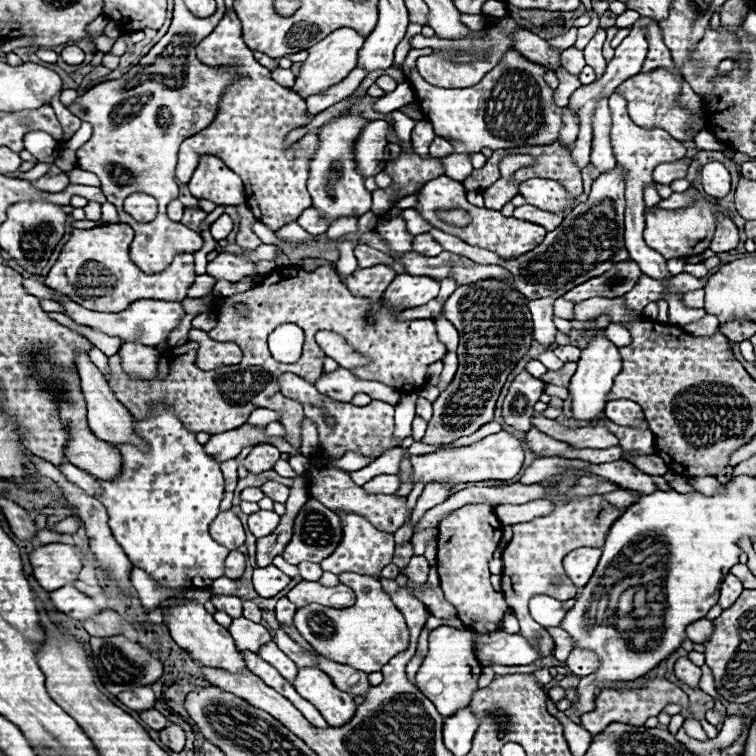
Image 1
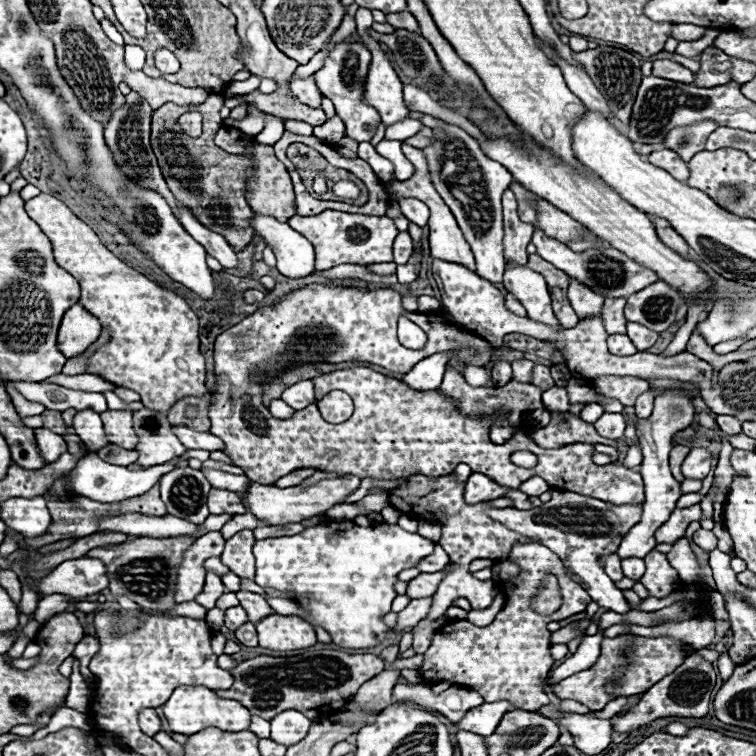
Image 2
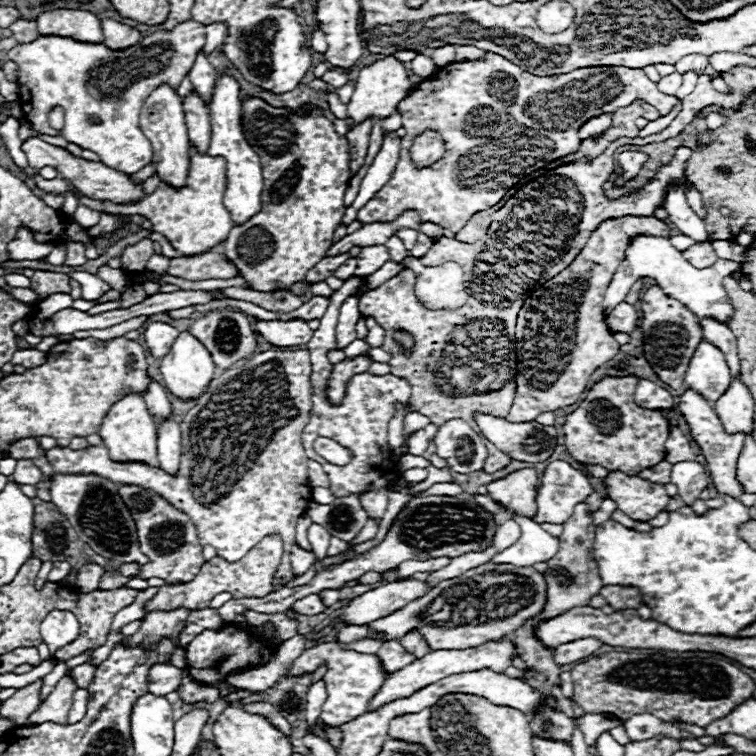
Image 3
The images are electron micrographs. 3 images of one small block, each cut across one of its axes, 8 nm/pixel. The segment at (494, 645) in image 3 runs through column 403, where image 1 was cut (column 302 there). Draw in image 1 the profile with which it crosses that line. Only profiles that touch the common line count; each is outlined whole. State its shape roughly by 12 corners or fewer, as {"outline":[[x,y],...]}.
{"outline":[[300,668],[294,688],[332,728],[356,714],[352,696],[318,668]]}

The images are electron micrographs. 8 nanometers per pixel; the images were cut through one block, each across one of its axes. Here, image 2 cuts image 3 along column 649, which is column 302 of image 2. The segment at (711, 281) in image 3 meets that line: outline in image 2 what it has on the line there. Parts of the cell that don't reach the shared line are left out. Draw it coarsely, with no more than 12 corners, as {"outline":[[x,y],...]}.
{"outline":[[254,214],[250,224],[274,250],[282,276],[314,272],[314,250],[286,222]]}

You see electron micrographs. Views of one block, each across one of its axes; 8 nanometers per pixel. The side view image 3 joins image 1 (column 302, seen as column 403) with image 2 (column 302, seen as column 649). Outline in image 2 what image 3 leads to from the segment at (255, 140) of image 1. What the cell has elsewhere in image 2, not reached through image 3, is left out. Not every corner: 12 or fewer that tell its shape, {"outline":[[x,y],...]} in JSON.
{"outline":[[314,76],[294,78],[290,90],[302,104],[322,108]]}

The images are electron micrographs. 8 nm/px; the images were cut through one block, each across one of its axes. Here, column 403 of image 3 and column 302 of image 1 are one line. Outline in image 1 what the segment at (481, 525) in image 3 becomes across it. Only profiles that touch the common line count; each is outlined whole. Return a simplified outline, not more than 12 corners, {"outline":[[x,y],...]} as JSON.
{"outline":[[308,500],[282,558],[322,562],[342,540],[340,516]]}

